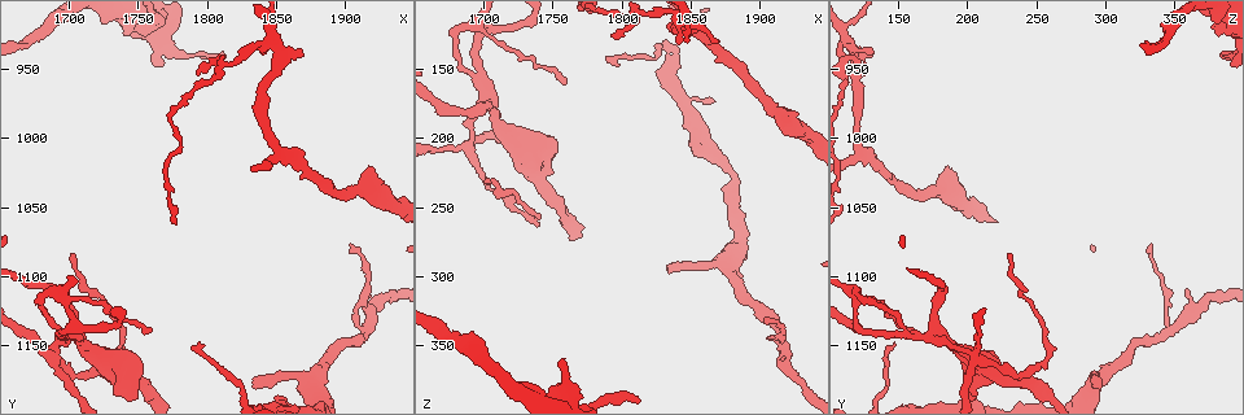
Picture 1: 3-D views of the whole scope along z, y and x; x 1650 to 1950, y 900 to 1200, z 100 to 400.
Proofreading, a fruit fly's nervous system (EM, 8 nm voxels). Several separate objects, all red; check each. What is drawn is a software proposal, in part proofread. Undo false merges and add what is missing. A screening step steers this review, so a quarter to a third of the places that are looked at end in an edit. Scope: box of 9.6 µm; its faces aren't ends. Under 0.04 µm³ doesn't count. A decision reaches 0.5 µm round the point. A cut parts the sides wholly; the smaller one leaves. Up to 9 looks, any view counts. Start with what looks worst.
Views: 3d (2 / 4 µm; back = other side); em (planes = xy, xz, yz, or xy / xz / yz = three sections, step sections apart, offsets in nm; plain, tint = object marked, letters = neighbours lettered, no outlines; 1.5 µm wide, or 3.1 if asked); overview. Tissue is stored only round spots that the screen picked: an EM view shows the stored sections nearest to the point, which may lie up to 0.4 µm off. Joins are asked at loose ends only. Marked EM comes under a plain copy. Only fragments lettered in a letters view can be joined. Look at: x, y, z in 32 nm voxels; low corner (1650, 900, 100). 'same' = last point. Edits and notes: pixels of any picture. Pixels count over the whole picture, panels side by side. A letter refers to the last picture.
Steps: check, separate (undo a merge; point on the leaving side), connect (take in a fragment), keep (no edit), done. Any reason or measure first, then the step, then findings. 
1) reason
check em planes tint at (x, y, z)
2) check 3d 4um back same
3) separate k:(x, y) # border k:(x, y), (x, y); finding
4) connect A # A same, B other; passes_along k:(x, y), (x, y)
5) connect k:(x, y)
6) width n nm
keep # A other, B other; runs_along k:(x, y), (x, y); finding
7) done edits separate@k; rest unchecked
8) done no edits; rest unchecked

an open end
check em planes letters at (1832, 1178, 296)

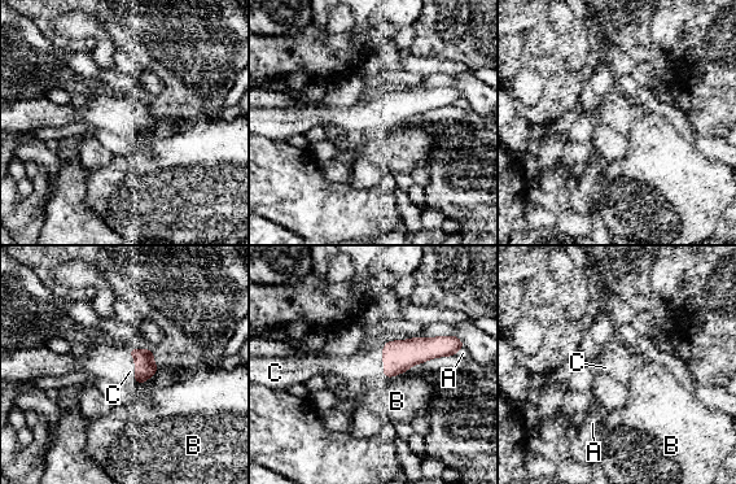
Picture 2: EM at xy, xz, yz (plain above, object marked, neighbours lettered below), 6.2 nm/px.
width 130 nm
connect C # A other, B other, C same; it goes on there

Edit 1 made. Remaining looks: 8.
see it whole again
check overview

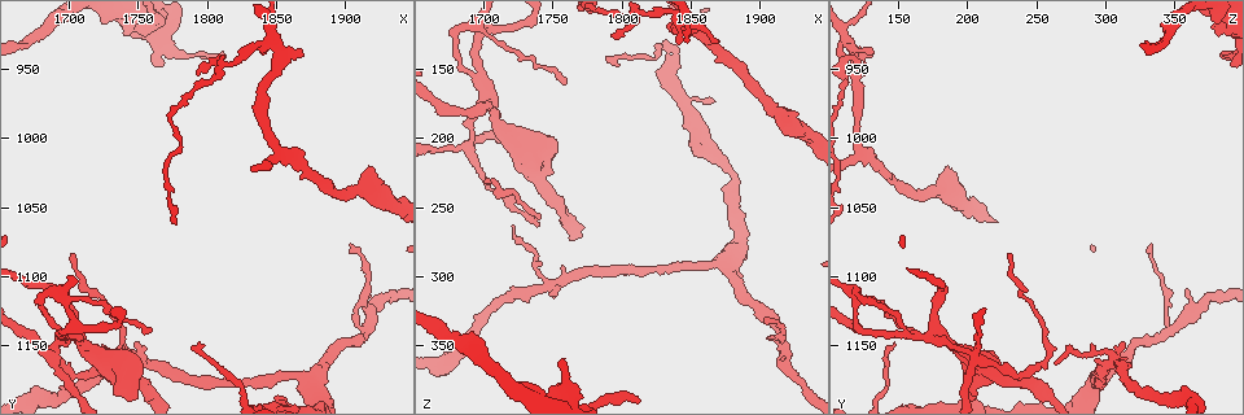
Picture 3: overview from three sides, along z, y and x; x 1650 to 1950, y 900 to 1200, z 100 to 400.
sharp bend
check em yz step 4 tint at (1690, 1160, 208)

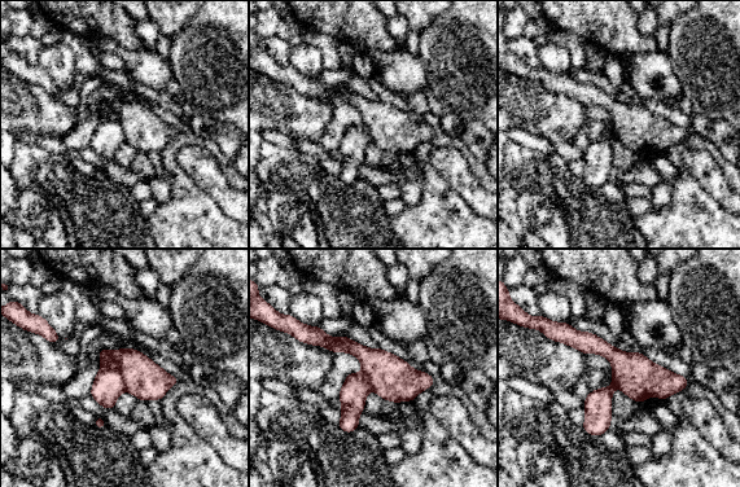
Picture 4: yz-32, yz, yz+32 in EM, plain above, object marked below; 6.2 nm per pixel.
cut it another way
check em planes tint same

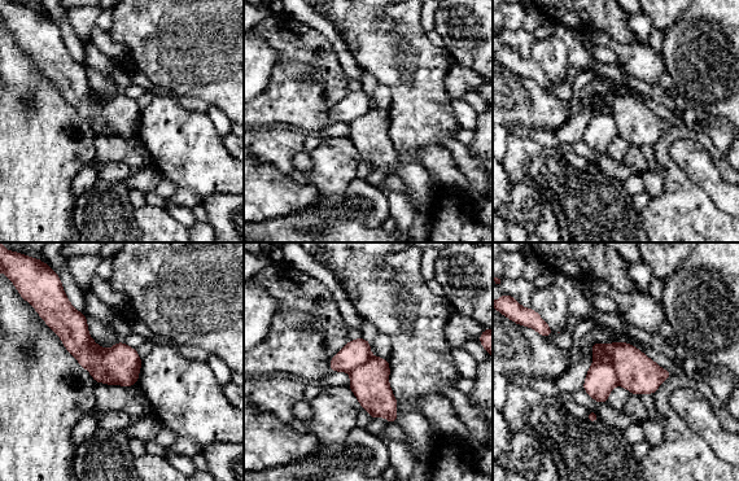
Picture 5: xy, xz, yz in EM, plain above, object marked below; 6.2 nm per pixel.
see the neighbours
check em planes letters same

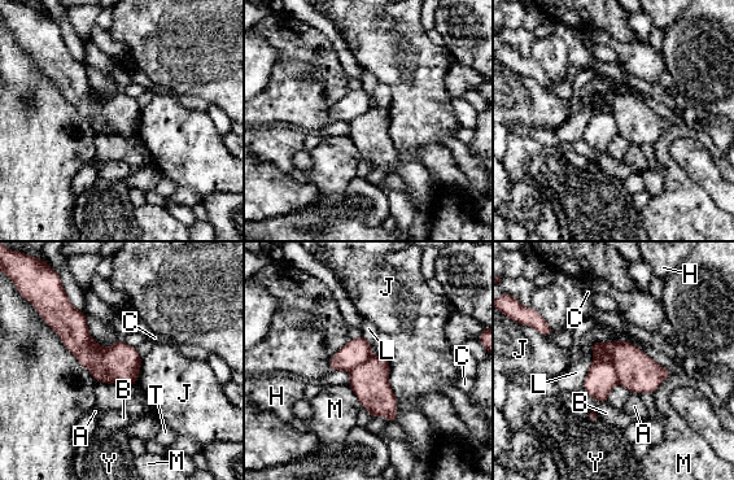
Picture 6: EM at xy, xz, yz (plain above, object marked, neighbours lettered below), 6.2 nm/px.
separate 6:(602, 376) # A other, B other, C other, H other, J other, L other, M other, T other, Y other; part_leaving 6:(69, 308), (77, 340), (110, 380); two neurons meet here

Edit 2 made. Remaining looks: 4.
see it whole again
check overview

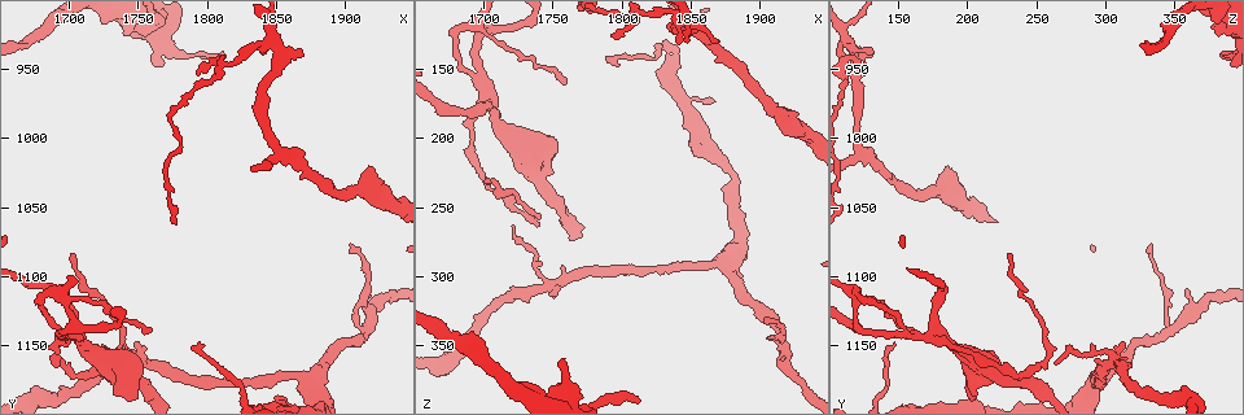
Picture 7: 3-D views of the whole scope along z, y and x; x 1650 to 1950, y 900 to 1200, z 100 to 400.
three-way junction
check 3d 2um back at (1852, 1010, 122)

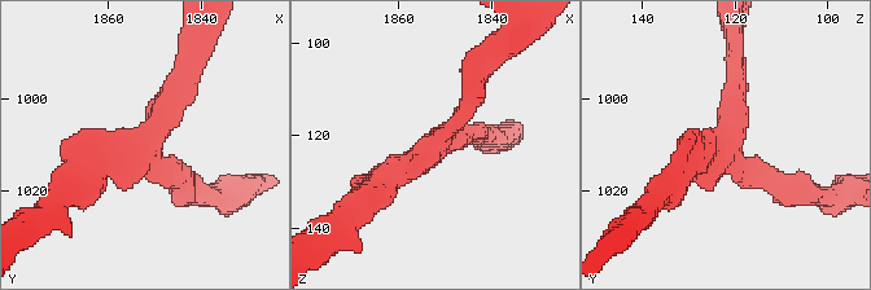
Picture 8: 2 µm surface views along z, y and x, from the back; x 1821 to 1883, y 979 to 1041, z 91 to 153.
arms 3; arm_widths 170, 180, 200 nm; shape alone is not enough
check em planes tint at (1852, 1010, 122)

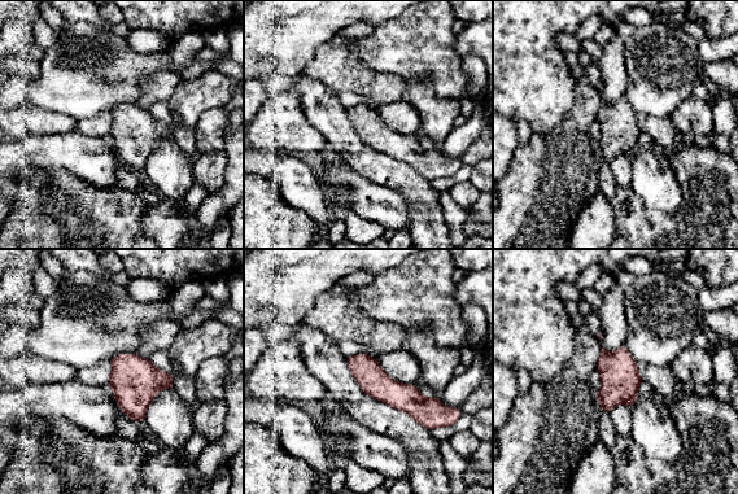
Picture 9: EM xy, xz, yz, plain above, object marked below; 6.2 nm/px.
what lies round it
check em planes letters same

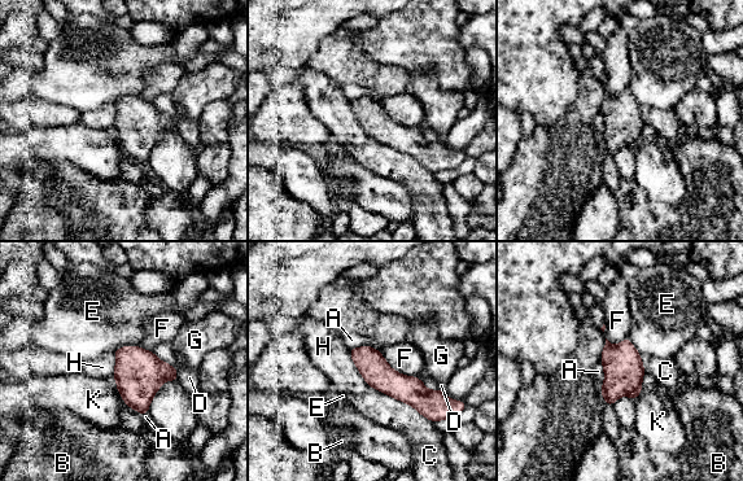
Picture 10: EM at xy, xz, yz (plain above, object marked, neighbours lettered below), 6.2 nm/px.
keep # A other, B other, C other, D other, E other, F other, G other, H other, K other; border 10:(176, 380), (162, 383), (145, 414); one neuron here

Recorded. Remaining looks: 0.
done edits connect@2, separate@6; rest unchecked

